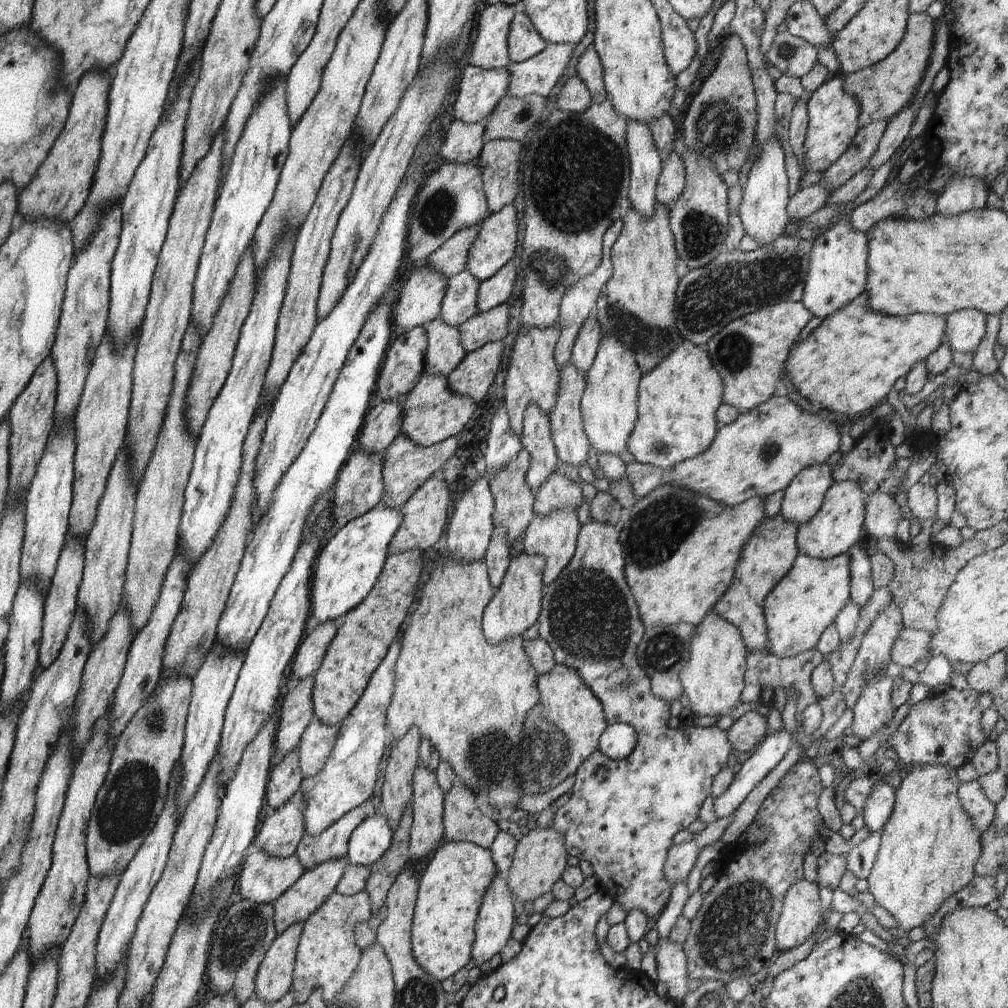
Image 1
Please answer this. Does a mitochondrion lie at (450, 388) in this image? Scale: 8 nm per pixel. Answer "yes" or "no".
no

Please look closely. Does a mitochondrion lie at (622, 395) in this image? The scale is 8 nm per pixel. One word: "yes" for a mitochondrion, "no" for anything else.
no

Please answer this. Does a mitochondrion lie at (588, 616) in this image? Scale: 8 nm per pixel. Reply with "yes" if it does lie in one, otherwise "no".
yes

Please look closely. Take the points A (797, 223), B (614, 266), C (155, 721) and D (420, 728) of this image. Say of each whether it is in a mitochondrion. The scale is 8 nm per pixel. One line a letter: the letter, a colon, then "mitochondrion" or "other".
A: other
B: other
C: mitochondrion
D: other

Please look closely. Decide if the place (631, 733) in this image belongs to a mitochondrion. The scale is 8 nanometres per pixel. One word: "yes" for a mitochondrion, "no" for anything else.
no

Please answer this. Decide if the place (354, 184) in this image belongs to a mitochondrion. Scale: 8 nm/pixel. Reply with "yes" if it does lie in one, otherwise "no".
no

